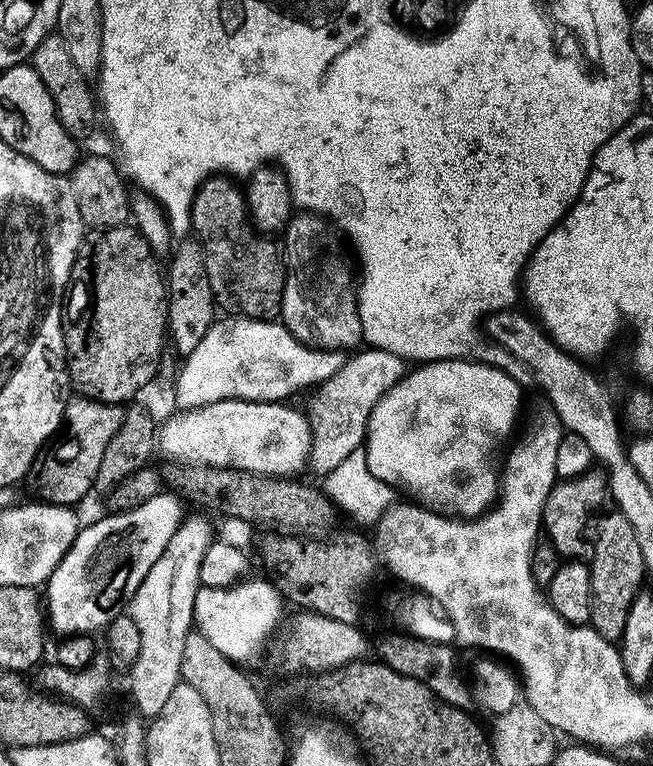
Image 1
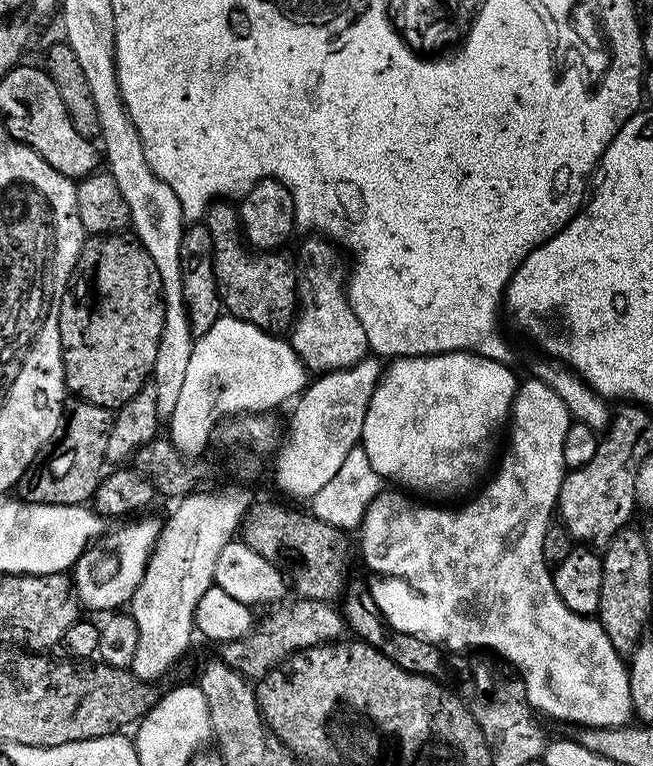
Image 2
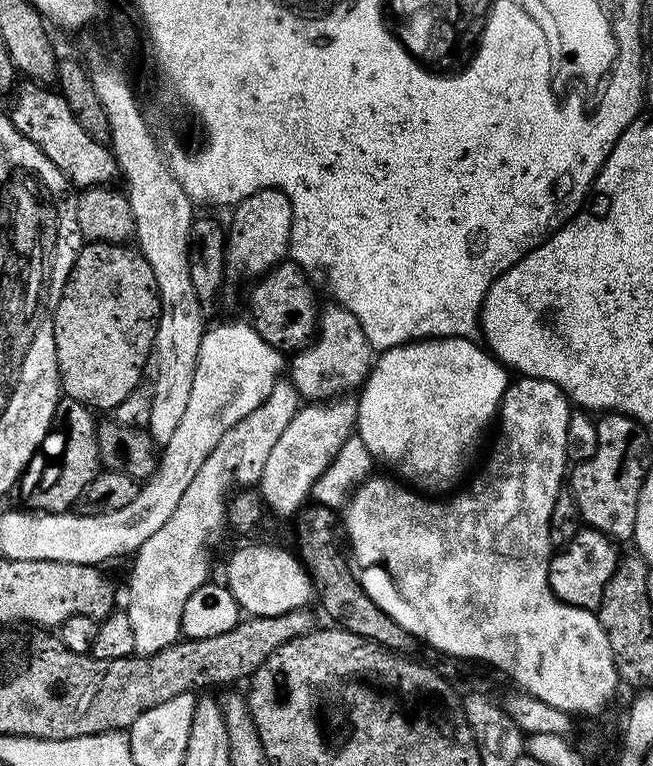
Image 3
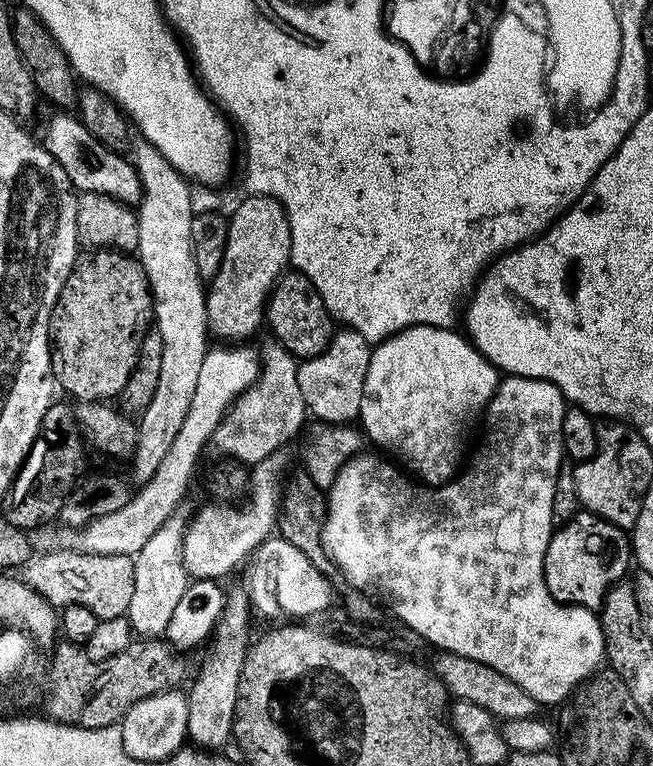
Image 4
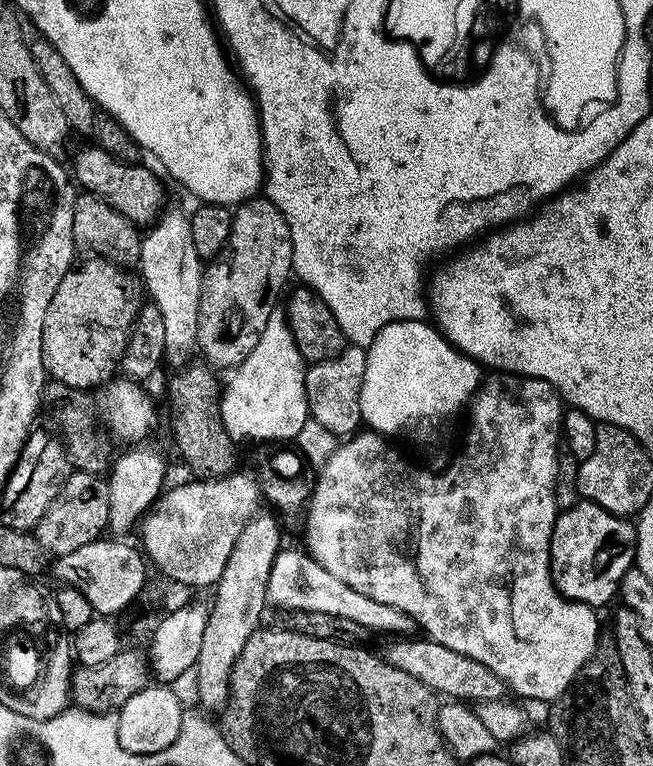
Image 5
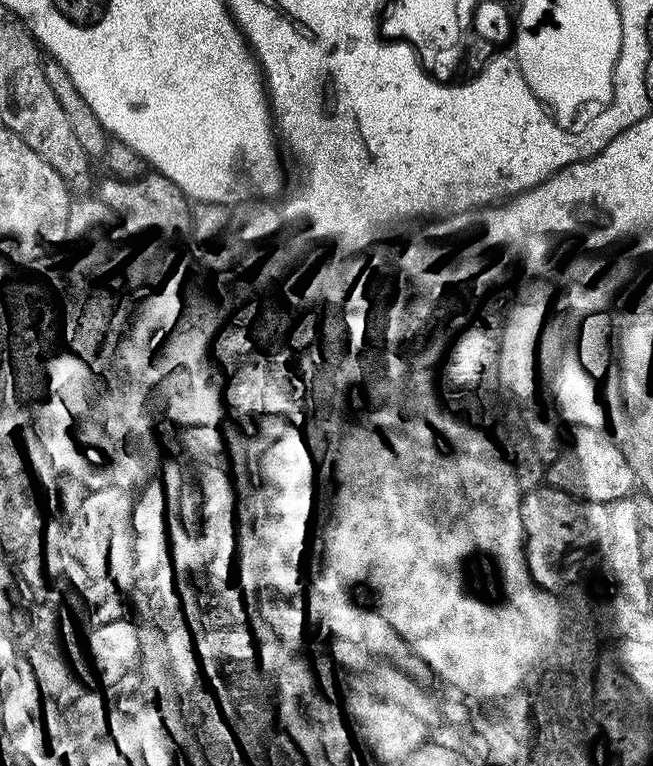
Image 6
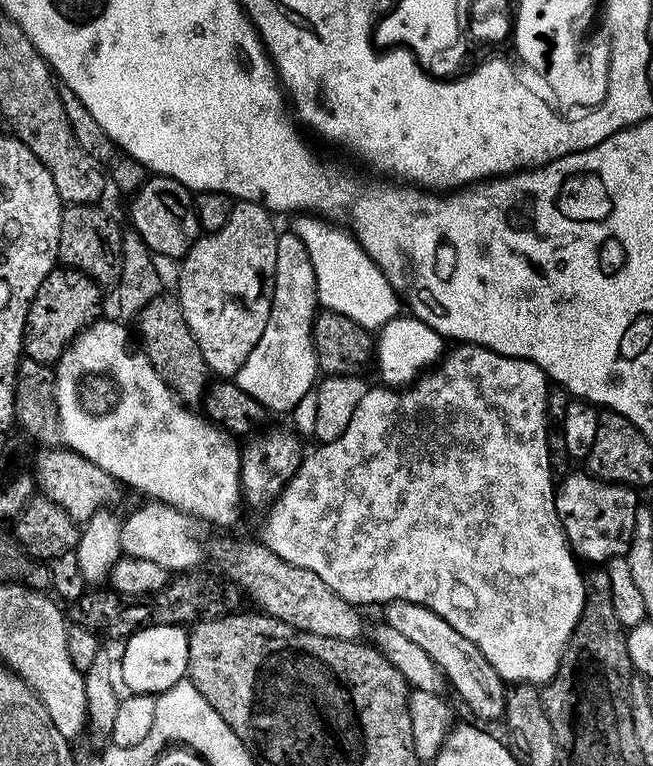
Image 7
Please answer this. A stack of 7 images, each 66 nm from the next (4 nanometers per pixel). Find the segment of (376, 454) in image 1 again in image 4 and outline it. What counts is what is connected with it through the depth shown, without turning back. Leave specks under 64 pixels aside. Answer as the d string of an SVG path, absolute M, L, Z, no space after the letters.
M421 324L413 328L404 328L400 332L394 333L388 340L383 340L382 343L373 347L372 357L370 358L370 370L366 370L366 386L362 386L362 406L360 407L358 424L362 429L363 435L367 437L369 441L372 439L378 447L389 448L389 450L393 452L391 455L395 457L419 483L425 486L443 486L457 475L458 469L461 467L460 459L464 456L464 443L468 440L468 427L475 422L476 415L478 415L479 412L481 415L481 413L487 409L489 402L492 401L492 395L495 394L496 387L499 386L502 379L498 369L473 346L472 341L465 338L461 333L460 336L456 333L456 330L452 328L435 328L434 326L422 326Z

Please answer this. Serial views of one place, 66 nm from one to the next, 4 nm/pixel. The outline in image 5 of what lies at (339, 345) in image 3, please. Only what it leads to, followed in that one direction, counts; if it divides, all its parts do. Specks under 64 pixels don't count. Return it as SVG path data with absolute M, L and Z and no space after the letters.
M345 346L334 358L318 360L307 365L308 372L303 373L306 386L306 398L308 399L308 415L318 425L325 428L337 438L347 438L362 428L362 378L366 374L367 351L355 346Z

